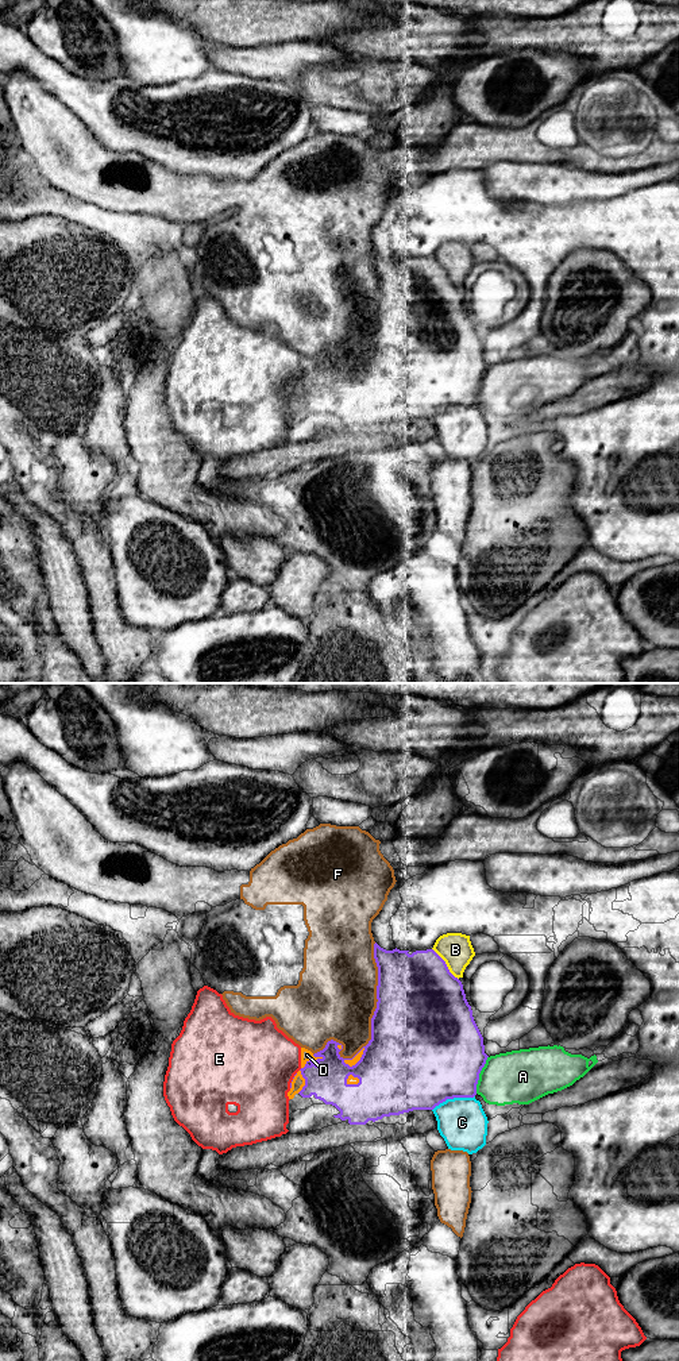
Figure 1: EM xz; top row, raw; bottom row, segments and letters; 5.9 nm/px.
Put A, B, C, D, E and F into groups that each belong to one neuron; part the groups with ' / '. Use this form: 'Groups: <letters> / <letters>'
Groups: A / B / C / D / E / F

